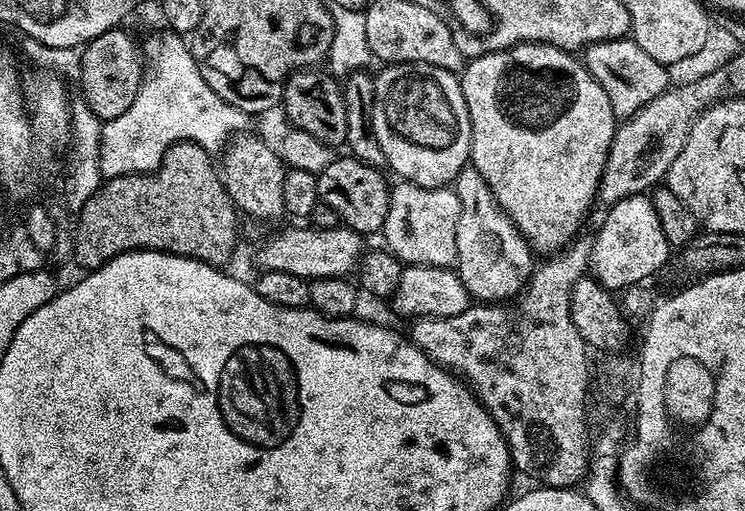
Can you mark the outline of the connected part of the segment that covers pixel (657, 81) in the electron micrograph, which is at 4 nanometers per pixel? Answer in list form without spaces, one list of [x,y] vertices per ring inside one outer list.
[[[631,38],[618,40],[603,40],[597,44],[589,44],[582,52],[582,63],[585,70],[592,75],[594,82],[606,90],[606,98],[610,98],[610,110],[617,121],[629,120],[646,102],[654,102],[658,94],[662,94],[670,87],[668,80],[669,69],[660,64],[638,42]]]

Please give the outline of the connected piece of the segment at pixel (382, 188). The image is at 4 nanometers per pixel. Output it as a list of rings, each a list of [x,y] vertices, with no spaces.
[[[351,154],[337,155],[316,177],[320,203],[330,206],[337,214],[340,224],[361,234],[379,233],[386,222],[390,184],[384,181],[385,173],[378,168],[366,166]]]

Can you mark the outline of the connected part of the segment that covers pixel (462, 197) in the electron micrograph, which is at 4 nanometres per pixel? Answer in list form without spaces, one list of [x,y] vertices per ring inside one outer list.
[[[461,168],[454,181],[454,190],[460,203],[456,264],[460,281],[466,286],[469,297],[476,302],[507,302],[519,296],[525,291],[534,271],[534,253],[528,241],[498,207],[486,178],[482,178],[476,168]]]

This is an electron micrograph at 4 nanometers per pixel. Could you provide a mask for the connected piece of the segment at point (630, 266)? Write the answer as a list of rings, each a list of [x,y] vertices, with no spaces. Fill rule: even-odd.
[[[647,195],[622,198],[607,209],[600,229],[592,236],[592,253],[588,259],[590,275],[603,288],[609,290],[627,290],[633,286],[643,285],[668,260],[670,245],[666,242],[666,234],[662,234],[662,226],[658,223],[658,214],[654,214],[654,206]]]

